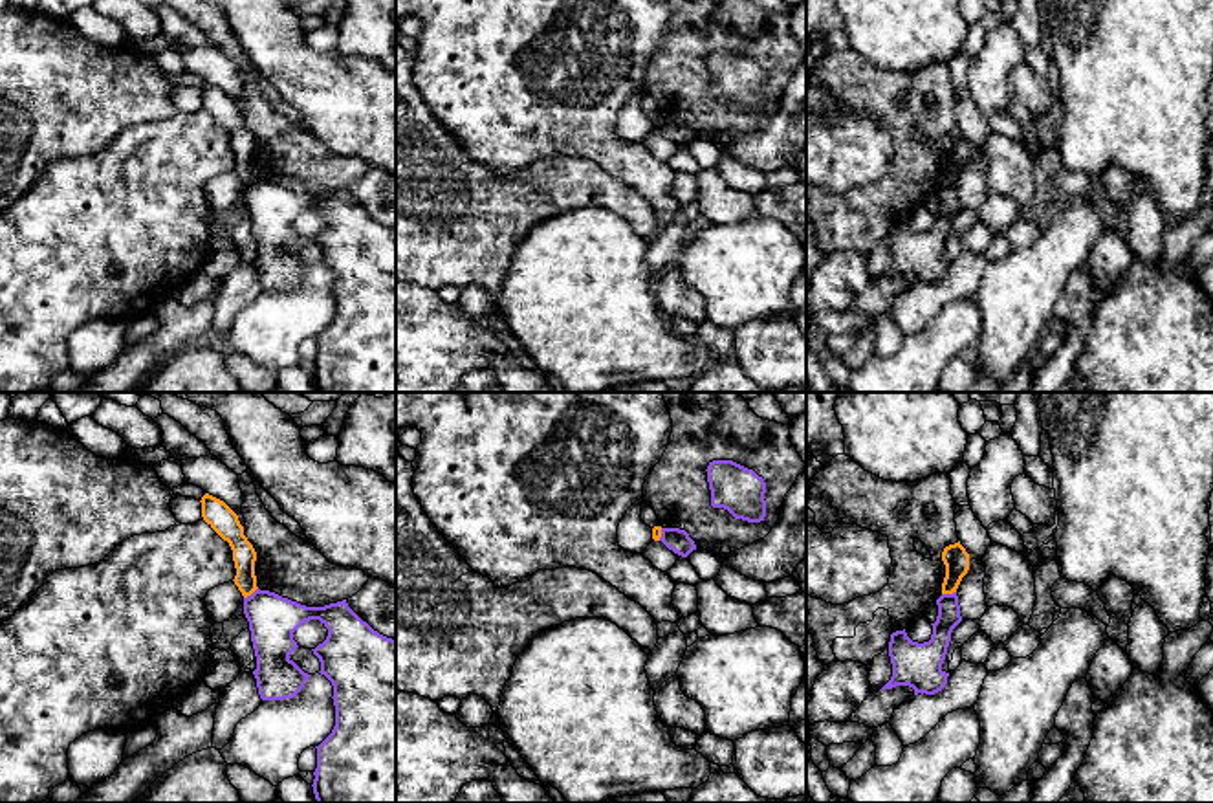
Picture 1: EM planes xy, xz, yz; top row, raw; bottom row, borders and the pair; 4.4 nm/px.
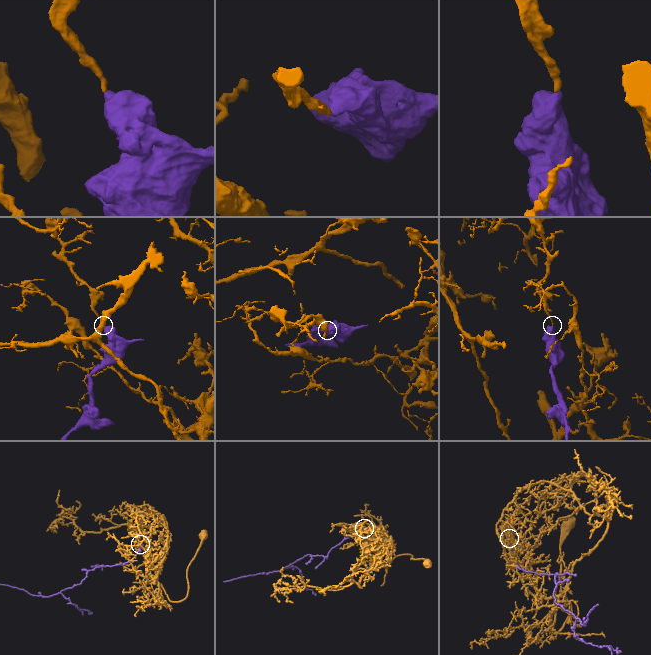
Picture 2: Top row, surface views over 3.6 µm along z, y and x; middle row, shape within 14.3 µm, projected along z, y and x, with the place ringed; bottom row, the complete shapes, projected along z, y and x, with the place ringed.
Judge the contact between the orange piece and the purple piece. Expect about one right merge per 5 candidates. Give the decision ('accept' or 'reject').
reject

